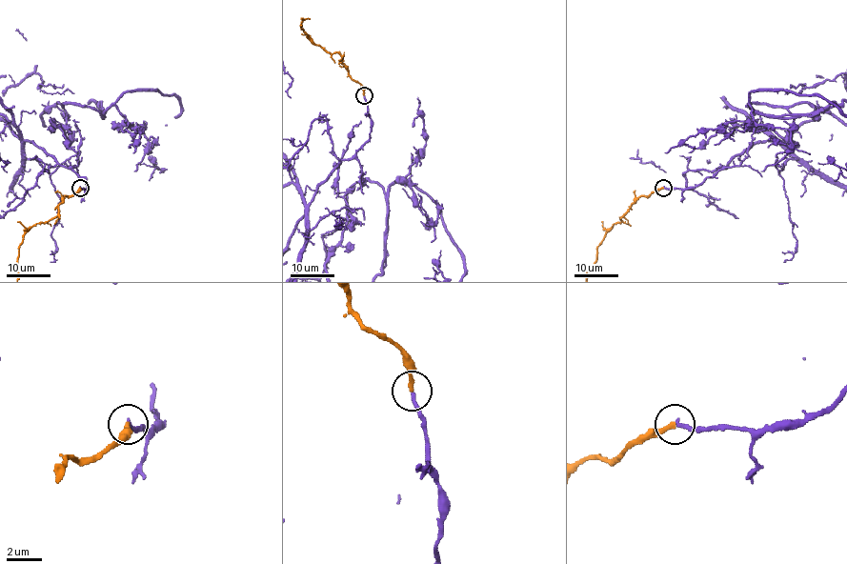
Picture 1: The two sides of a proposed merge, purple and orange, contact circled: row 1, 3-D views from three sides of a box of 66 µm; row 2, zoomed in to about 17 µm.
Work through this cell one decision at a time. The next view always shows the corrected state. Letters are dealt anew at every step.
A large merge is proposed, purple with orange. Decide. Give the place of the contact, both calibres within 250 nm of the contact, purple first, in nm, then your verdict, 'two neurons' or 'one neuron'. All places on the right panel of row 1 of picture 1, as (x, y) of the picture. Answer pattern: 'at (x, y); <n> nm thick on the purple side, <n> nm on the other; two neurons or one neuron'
at (663, 188); 240 nm thick on the purple side, 280 nm on the other; one neuron

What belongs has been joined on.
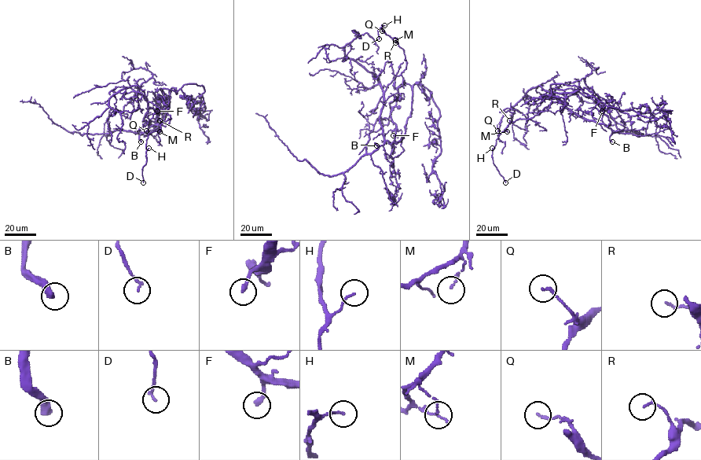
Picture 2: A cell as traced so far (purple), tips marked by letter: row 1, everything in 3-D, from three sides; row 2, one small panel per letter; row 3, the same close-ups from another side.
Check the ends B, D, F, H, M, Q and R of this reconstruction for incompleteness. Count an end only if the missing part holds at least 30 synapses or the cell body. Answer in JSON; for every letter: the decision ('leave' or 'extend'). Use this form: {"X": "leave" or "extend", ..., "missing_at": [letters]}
{"B": "extend", "D": "leave", "F": "extend", "H": "leave", "M": "leave", "Q": "leave", "R": "leave", "missing_at": ["B", "F"]}

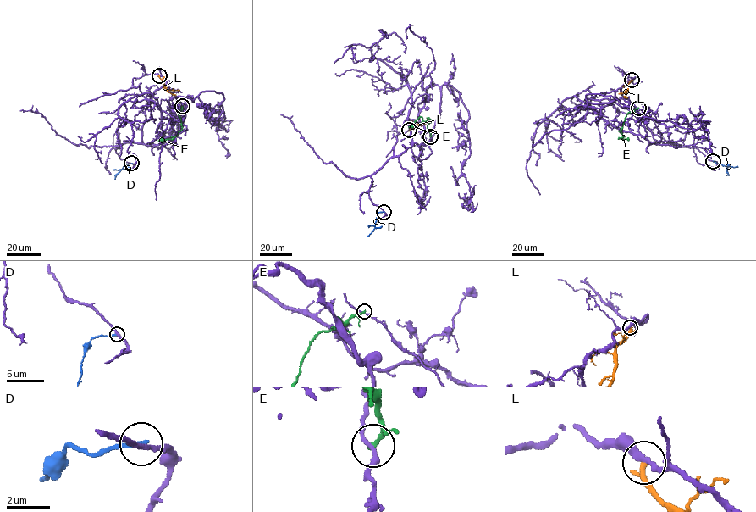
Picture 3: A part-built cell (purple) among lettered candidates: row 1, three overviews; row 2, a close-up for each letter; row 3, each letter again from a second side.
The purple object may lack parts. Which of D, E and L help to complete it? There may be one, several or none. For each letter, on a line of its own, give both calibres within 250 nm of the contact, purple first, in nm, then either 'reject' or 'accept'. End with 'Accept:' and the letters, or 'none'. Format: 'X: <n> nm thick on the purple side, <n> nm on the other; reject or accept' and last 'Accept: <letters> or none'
D: 240 nm thick on the purple side, 200 nm on the other; reject
E: 200 nm thick on the purple side, 220 nm on the other; reject
L: 280 nm thick on the purple side, 300 nm on the other; reject
Accept: none

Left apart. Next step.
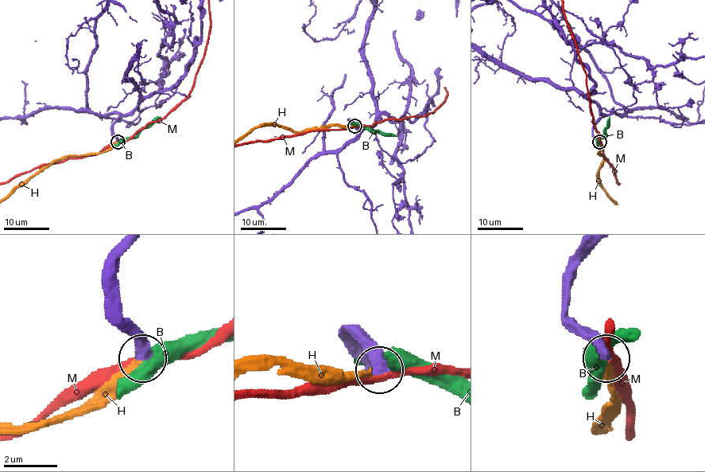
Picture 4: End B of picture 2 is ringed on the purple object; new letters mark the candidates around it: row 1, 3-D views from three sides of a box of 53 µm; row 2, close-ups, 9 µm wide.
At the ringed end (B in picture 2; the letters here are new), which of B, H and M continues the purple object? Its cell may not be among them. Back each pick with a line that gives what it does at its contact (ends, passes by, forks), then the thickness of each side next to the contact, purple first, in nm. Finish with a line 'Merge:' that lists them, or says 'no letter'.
H: it ends | 440/320 nm
Merge: H

